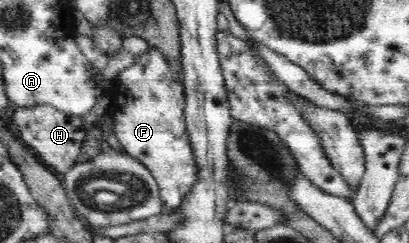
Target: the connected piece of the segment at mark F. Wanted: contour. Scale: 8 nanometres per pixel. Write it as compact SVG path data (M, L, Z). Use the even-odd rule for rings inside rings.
M150 44L147 52L134 56L133 64L121 70L118 74L119 92L127 104L131 104L131 110L123 106L117 114L113 111L111 124L113 136L119 140L123 150L142 161L158 181L165 208L178 210L199 182L199 172L193 147L186 135L184 77L169 59L154 44ZM173 138L180 143L173 144Z

